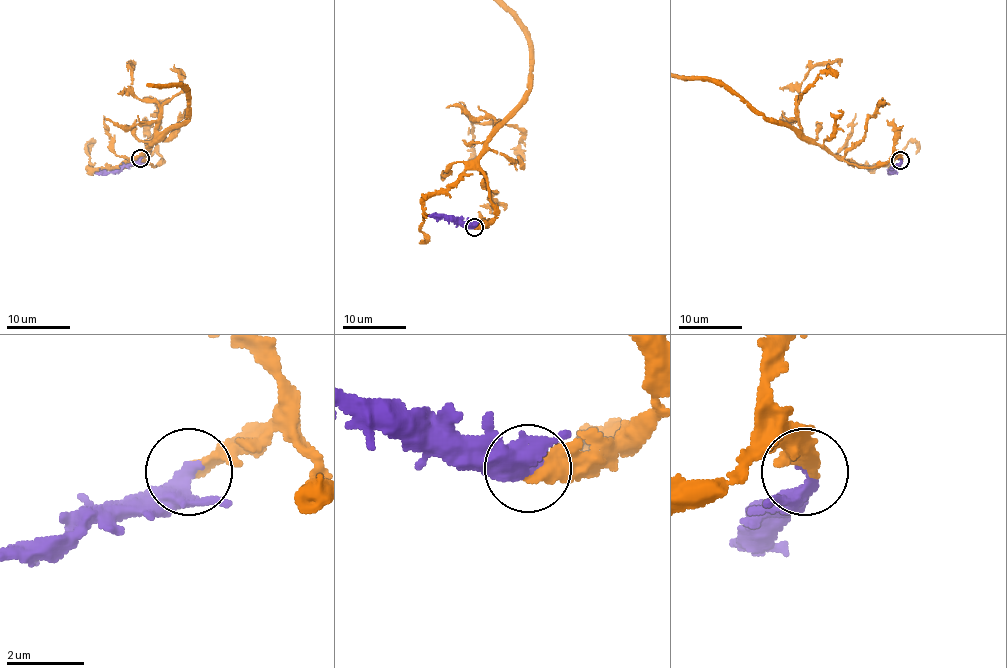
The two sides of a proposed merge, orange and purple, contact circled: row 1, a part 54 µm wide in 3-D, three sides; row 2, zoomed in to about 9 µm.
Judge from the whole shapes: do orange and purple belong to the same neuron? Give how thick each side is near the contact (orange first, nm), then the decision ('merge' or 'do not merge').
400/400 nm | do not merge

